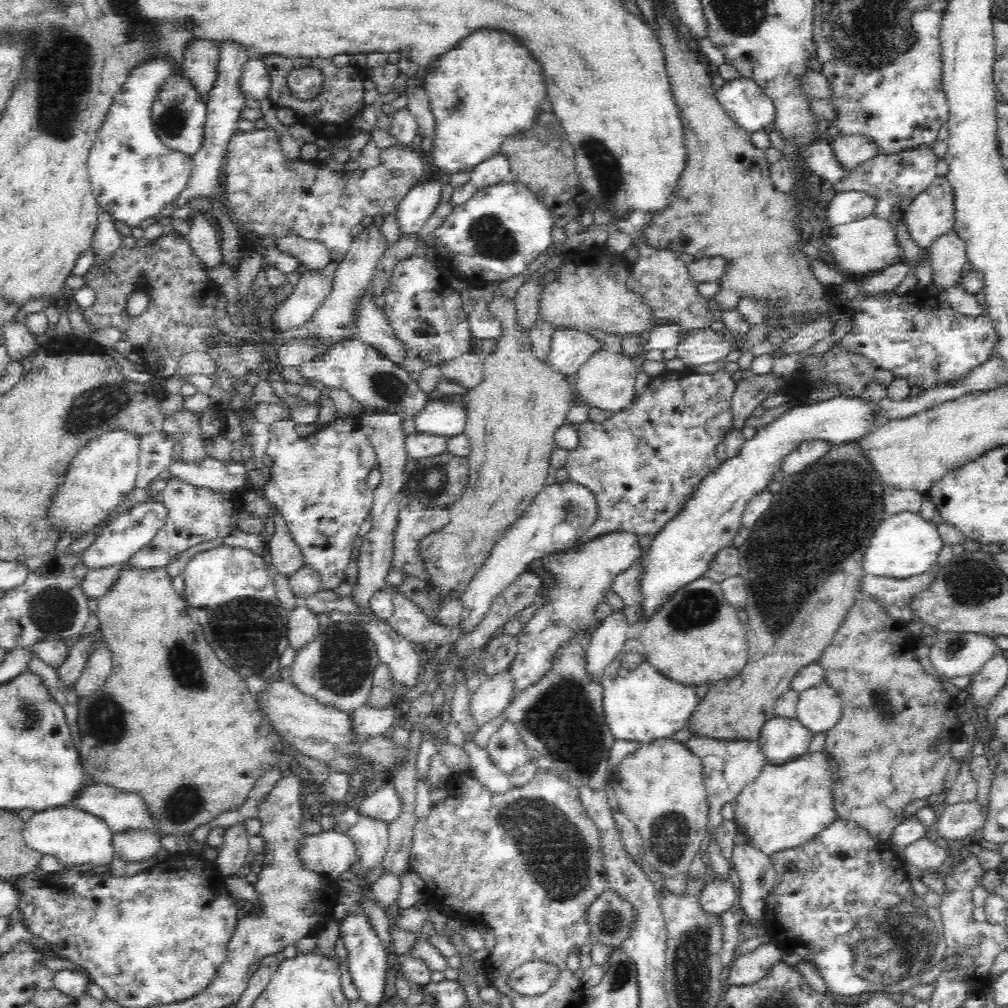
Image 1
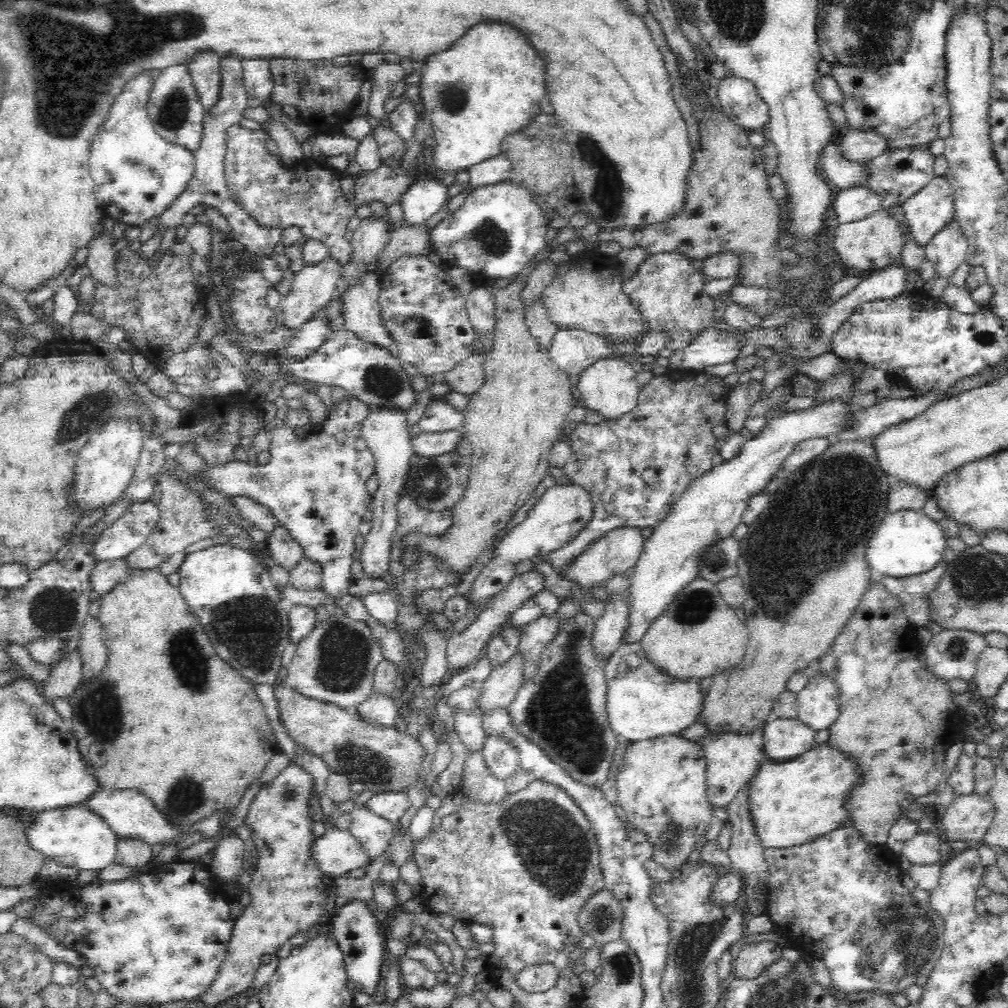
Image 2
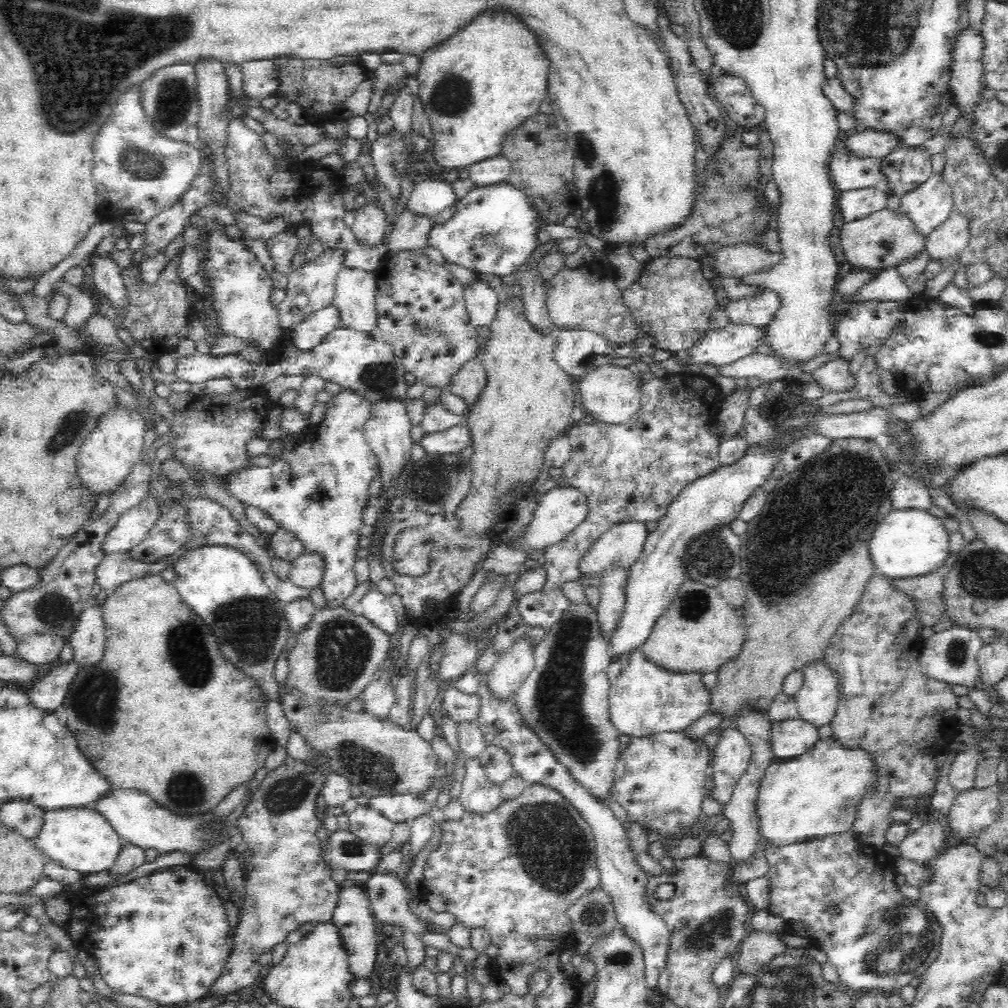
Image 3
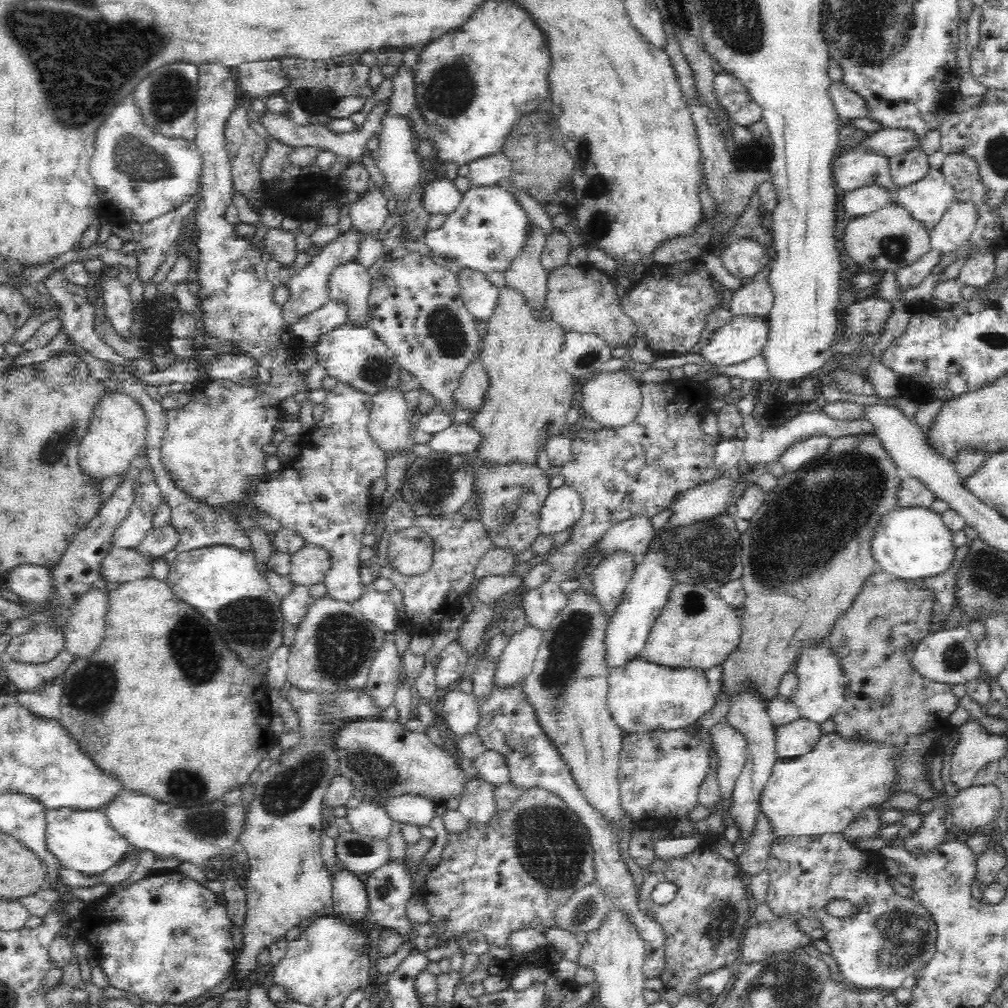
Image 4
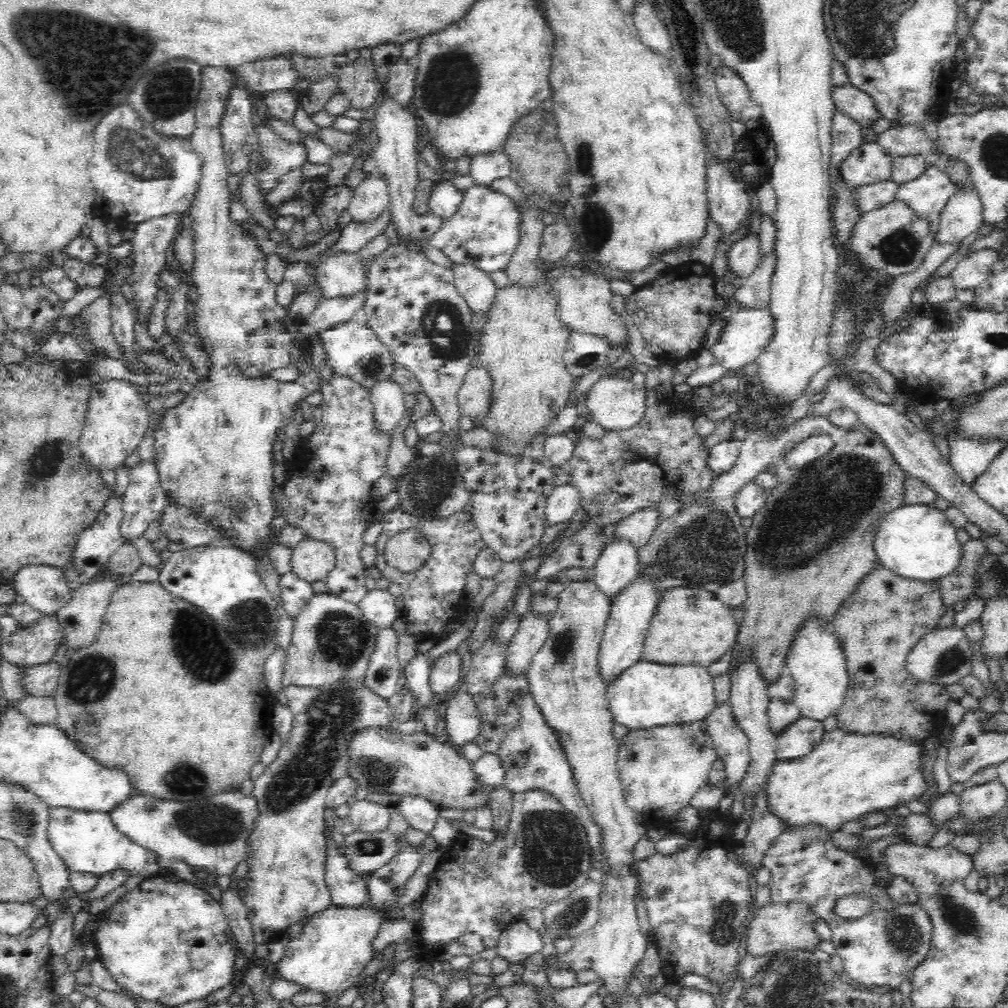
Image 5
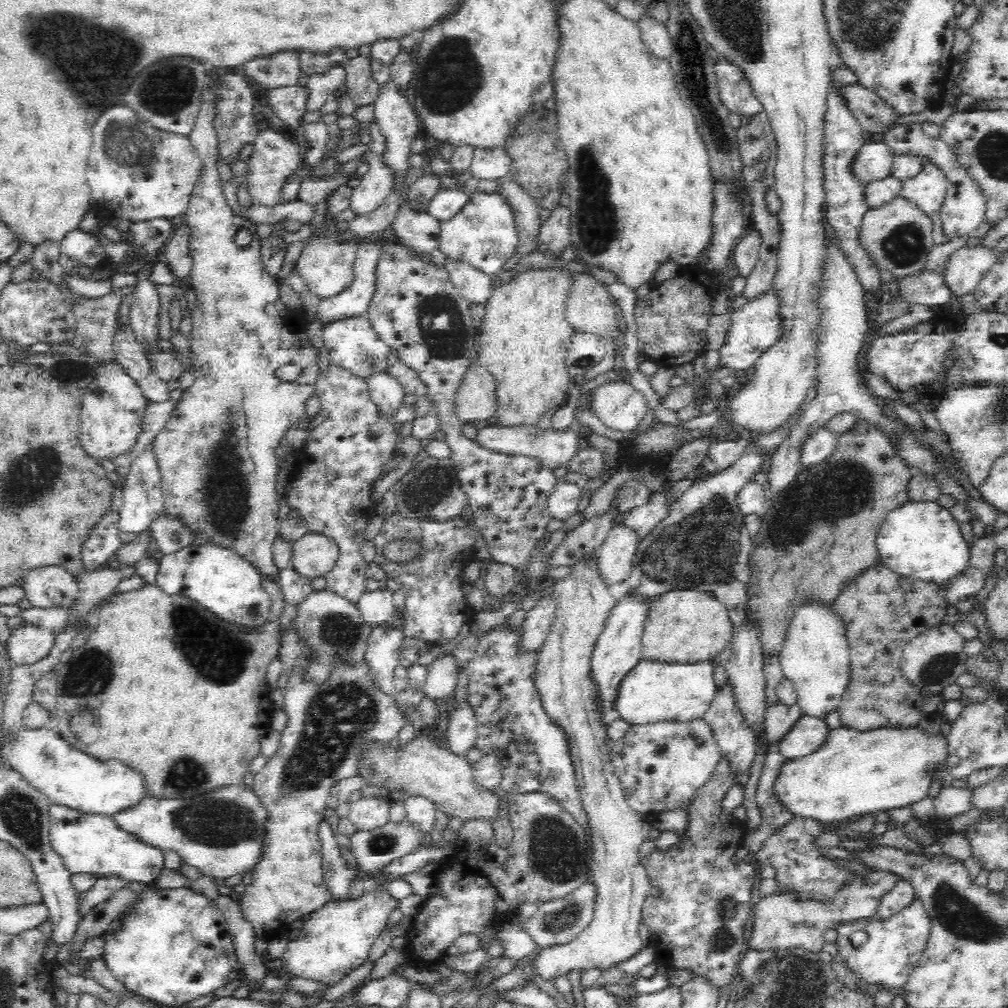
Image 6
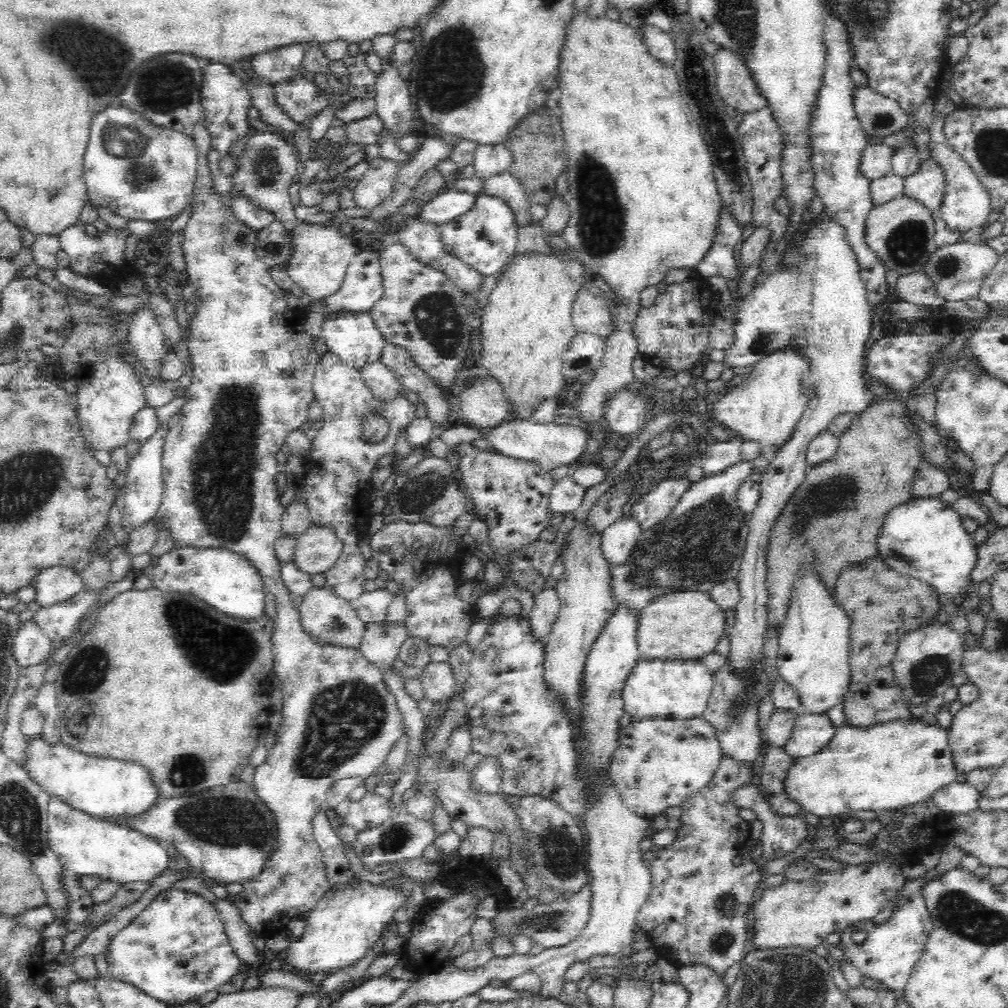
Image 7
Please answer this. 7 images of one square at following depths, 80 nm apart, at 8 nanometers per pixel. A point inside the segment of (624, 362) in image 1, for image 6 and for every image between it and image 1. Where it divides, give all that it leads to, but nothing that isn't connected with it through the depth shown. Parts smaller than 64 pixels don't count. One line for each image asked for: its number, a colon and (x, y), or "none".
2: (608, 387)
3: (612, 394)
4: (613, 399)
5: (615, 402)
6: (617, 404)

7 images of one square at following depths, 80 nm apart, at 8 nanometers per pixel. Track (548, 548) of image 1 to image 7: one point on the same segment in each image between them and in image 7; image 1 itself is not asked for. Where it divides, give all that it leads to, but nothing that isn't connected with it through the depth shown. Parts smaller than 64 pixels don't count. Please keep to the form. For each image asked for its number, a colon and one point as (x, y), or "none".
2: (561, 512)
3: (561, 508)
4: (562, 508)
5: (564, 500)
6: (565, 497)
7: (566, 495)

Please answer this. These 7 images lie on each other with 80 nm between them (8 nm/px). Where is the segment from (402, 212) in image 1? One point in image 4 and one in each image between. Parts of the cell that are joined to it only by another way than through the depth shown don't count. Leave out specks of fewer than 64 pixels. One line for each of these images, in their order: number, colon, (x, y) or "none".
2: (423, 199)
3: (431, 197)
4: (441, 196)

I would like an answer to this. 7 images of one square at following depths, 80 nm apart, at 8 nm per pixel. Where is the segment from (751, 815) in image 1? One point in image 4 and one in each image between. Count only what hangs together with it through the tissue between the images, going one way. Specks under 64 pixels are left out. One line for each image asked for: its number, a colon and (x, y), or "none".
2: (792, 802)
3: (816, 794)
4: (822, 791)

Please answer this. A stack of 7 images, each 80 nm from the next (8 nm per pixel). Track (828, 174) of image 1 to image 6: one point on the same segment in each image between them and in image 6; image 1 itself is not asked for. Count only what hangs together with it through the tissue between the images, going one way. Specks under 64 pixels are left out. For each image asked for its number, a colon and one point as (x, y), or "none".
2: (843, 173)
3: (848, 172)
4: (860, 166)
5: (869, 163)
6: (874, 160)

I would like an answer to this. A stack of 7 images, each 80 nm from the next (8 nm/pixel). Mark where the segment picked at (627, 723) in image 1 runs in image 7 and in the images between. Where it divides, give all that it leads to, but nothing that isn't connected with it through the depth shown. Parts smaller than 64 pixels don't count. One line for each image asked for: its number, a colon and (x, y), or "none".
2: (643, 702)
3: (644, 698)
4: (642, 697)
5: (649, 694)
6: (654, 691)
7: (669, 689)

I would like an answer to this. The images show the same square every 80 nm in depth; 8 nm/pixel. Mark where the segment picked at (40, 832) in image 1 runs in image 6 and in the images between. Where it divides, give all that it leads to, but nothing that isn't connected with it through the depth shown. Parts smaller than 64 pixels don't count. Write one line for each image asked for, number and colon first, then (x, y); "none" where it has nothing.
2: (76, 837)
3: (82, 839)
4: (85, 841)
5: (88, 842)
6: (90, 844)

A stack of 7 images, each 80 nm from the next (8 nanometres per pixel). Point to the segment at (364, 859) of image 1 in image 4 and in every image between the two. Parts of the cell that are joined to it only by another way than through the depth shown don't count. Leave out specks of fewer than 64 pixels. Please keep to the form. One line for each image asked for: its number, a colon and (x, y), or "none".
2: (375, 832)
3: (370, 825)
4: (368, 818)

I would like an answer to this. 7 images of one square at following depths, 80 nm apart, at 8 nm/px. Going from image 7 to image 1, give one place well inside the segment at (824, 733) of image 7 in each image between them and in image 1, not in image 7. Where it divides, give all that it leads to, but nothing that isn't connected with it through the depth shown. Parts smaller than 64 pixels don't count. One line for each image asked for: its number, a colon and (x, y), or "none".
1: (782, 739)
2: (782, 739)
3: (791, 738)
4: (799, 737)
5: (799, 738)
6: (809, 733)

